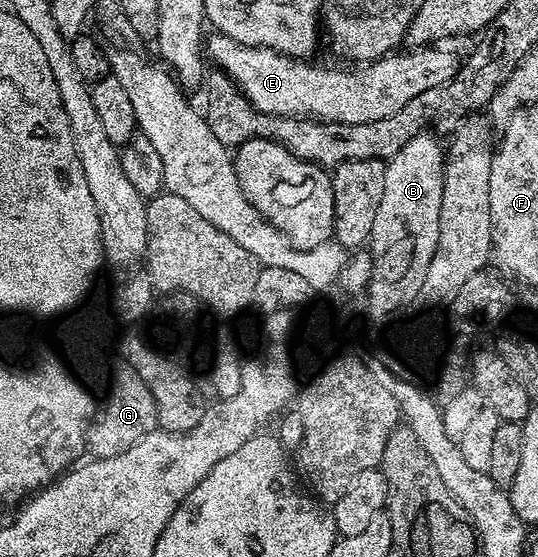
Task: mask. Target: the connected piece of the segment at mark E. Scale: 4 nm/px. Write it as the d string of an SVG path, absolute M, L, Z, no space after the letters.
M214 34L204 44L205 55L218 63L215 65L233 80L257 112L321 120L327 124L363 124L388 118L388 114L396 114L396 110L408 106L424 90L447 84L458 75L460 60L446 46L406 51L367 63L363 72L337 72L334 68L313 68L305 59L284 56L271 48L237 44L221 34Z

